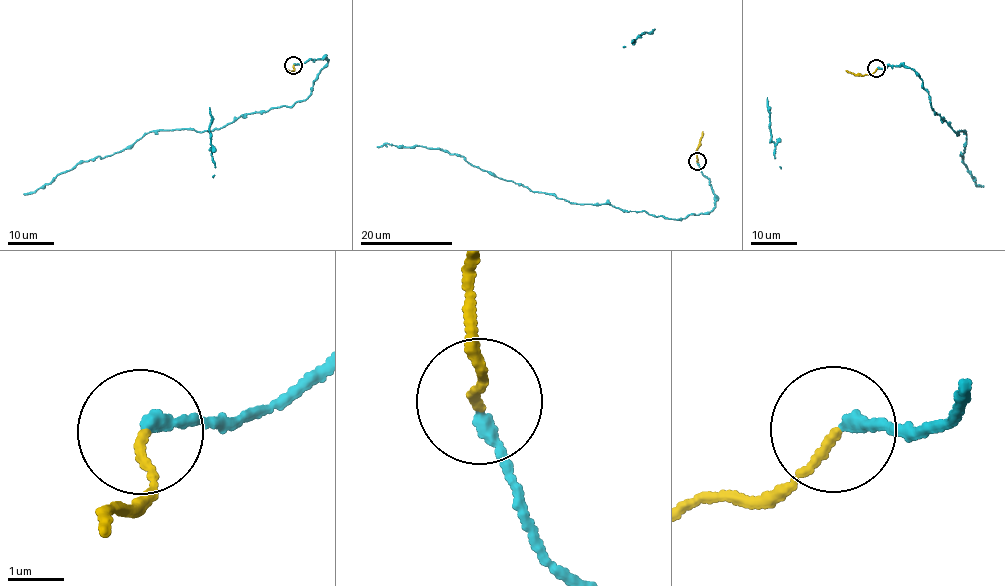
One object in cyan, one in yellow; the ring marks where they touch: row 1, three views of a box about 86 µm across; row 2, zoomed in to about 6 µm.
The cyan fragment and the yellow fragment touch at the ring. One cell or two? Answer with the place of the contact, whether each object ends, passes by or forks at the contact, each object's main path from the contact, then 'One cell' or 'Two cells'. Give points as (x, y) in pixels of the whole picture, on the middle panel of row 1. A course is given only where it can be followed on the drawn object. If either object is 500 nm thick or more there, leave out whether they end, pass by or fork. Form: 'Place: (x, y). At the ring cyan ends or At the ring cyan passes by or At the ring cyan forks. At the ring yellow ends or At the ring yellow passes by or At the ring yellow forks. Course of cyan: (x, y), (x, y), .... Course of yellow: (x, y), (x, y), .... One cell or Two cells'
Place: (697, 161). At the ring cyan ends. At the ring yellow ends. Course of cyan: (697, 162), (709, 180), (715, 208), (671, 219), (604, 203), (572, 203), (439, 149), (377, 147). Course of yellow: (697, 162), (702, 131). One cell

